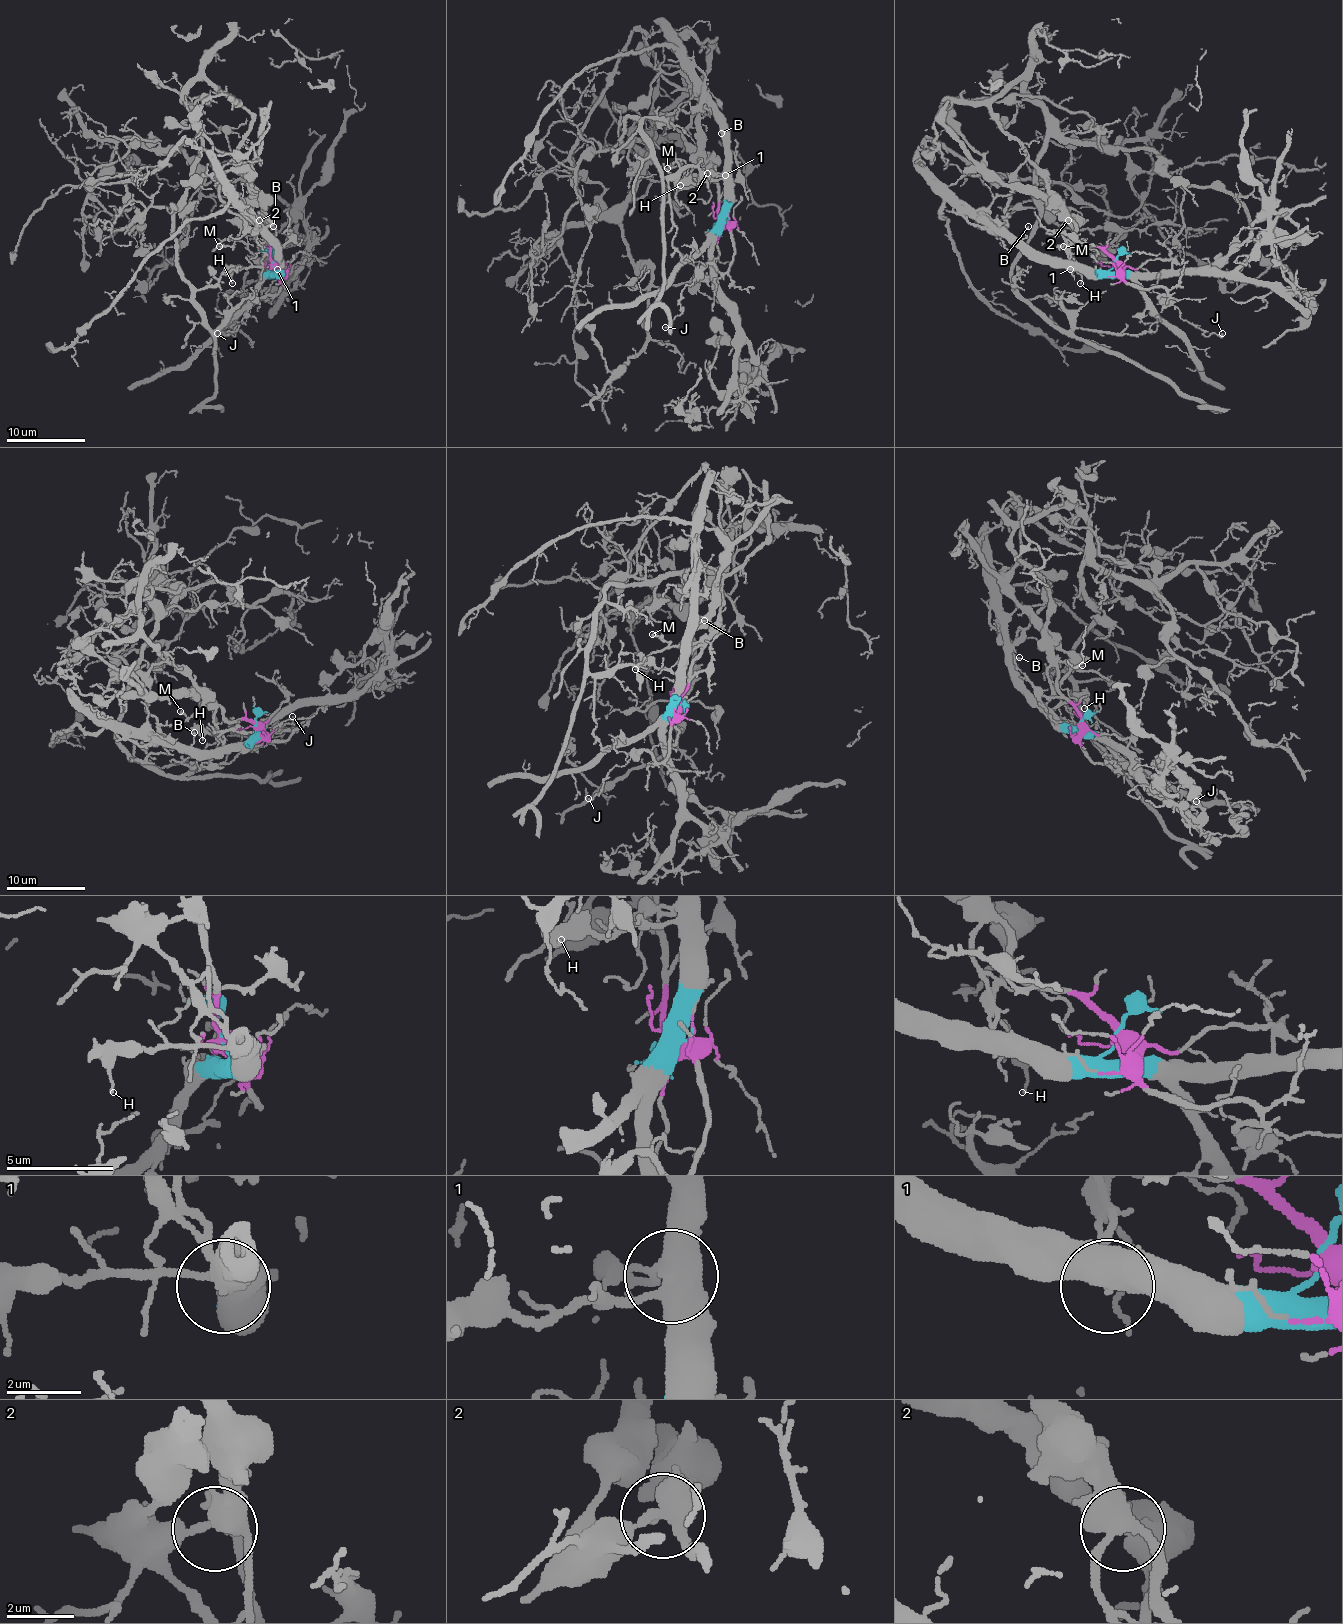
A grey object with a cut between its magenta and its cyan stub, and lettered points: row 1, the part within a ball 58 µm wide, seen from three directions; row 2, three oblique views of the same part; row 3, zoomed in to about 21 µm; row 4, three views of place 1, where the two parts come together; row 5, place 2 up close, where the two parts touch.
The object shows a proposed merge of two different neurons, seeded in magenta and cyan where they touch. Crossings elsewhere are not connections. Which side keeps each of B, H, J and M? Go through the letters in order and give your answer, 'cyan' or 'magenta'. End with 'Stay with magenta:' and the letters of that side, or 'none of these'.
B: cyan
H: cyan
J: magenta
M: magenta
Stay with magenta: J, M

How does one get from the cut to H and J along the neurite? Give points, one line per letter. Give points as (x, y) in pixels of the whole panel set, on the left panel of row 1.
H: (273, 263), (277, 271), (273, 267), (238, 267), (232, 273), (232, 283)
J: (273, 263), (287, 289), (285, 287), (247, 306), (234, 320), (234, 332), (216, 334)

